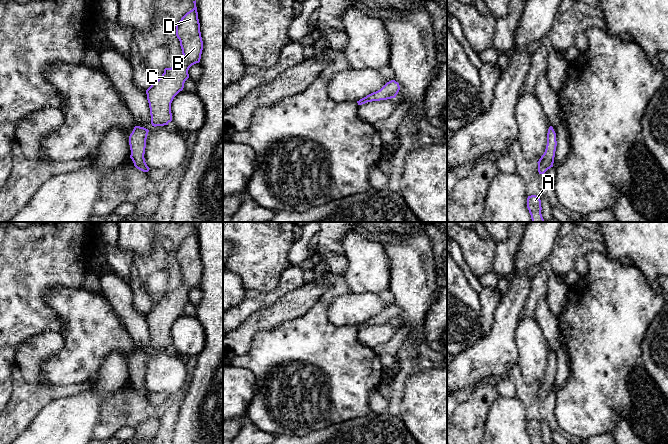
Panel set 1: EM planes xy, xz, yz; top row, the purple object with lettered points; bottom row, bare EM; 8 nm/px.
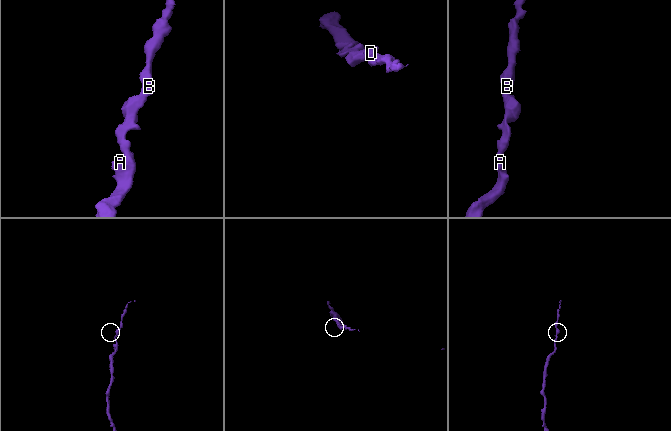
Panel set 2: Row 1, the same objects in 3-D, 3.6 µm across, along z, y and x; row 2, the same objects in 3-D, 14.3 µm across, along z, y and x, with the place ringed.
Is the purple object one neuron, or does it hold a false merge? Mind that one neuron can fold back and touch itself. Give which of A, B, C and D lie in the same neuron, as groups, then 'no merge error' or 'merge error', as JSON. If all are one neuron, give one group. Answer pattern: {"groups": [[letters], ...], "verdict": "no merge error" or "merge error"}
{"groups": [["A", "B", "C", "D"]], "verdict": "no merge error"}

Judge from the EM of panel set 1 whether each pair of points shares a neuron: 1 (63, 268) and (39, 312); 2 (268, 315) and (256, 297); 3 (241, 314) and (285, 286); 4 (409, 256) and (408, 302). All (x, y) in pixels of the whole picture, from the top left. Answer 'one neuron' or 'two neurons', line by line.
1: one neuron
2: two neurons
3: one neuron
4: one neuron

